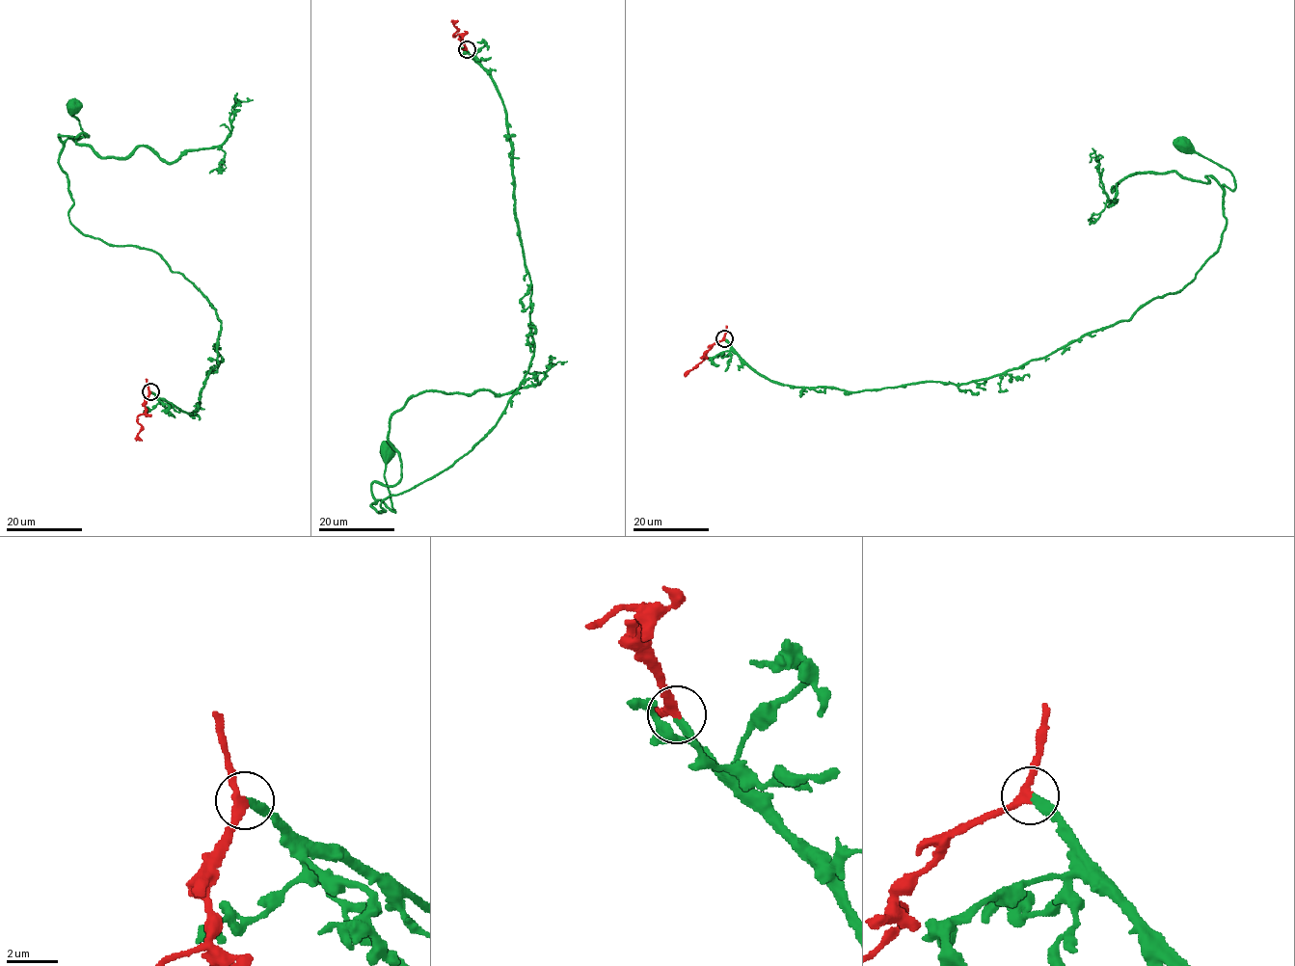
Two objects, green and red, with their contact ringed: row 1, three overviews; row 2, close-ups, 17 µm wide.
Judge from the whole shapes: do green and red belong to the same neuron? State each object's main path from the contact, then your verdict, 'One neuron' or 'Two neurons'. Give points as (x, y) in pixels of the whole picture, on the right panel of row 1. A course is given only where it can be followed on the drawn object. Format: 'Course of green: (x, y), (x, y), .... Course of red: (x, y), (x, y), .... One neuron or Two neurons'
Course of green: (724, 339), (776, 383), (848, 391), (967, 384), (1039, 360), (1181, 289), (1218, 249), (1235, 179), (1181, 143). Course of red: (724, 339), (713, 345), (704, 354), (706, 358), (684, 375). One neuron

